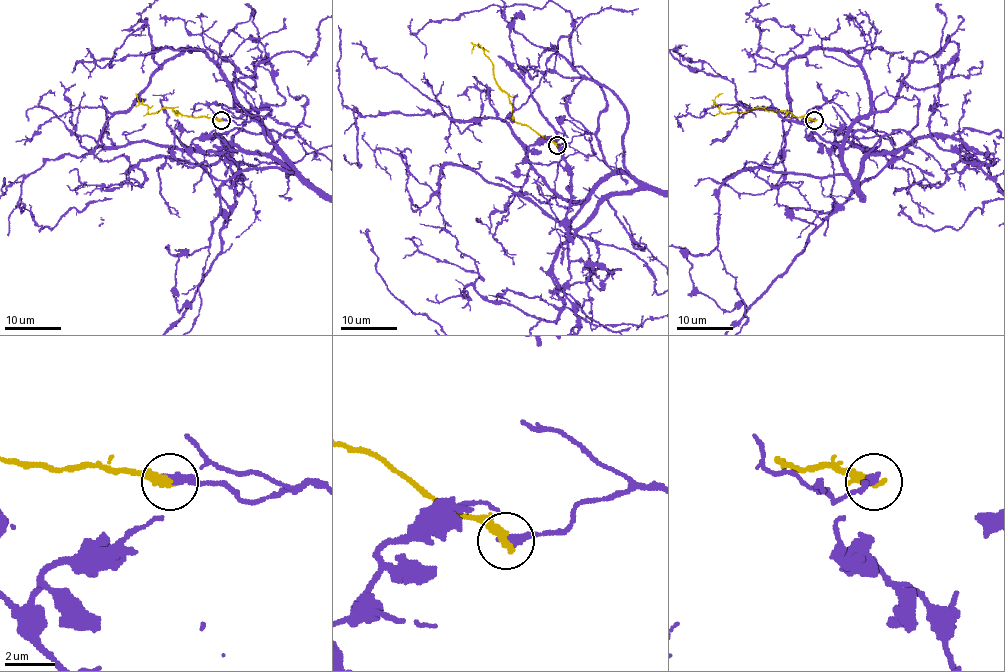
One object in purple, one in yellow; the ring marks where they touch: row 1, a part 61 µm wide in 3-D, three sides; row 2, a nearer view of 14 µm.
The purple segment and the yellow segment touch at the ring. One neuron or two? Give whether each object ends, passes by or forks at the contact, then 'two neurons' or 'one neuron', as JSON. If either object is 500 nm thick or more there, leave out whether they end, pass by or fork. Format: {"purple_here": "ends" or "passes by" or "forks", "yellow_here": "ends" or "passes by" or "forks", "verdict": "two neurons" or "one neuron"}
{"purple_here": "ends", "yellow_here": "ends", "verdict": "two neurons"}

